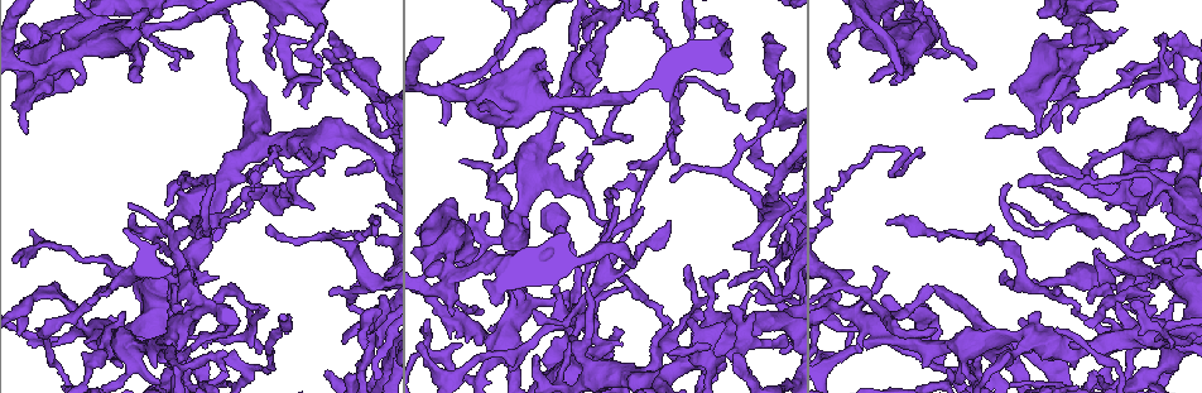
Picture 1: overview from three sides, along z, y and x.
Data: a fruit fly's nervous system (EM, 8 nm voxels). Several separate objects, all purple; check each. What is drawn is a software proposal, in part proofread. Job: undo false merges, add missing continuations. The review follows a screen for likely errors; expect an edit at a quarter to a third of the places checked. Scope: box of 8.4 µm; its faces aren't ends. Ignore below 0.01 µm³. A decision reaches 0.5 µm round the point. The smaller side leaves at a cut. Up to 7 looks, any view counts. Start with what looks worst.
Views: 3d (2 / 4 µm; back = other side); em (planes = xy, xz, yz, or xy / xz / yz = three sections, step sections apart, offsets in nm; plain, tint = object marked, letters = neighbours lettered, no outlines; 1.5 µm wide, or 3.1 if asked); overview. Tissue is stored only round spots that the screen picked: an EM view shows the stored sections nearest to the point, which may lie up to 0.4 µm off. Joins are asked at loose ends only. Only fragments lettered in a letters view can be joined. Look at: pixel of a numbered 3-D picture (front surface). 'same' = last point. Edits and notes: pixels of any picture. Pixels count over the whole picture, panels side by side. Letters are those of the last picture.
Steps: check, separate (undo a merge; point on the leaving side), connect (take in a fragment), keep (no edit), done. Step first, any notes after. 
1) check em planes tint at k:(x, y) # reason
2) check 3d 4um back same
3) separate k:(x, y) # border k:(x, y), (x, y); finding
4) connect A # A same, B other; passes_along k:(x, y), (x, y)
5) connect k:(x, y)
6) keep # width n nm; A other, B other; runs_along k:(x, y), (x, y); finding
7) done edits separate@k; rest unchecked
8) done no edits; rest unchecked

check em planes letters at 1:(37, 329) # branch stops here

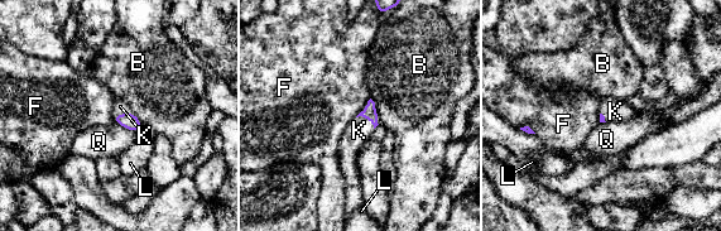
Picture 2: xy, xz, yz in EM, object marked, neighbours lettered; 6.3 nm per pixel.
connect K # longest_contact B 190 nm; B other, F other, K same, L other, Q other; passes_along 2:(369, 112), (366, 118), (359, 130); it goes on there

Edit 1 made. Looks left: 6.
check em xz step 4 tint at 1:(1165, 239) # branch stops here

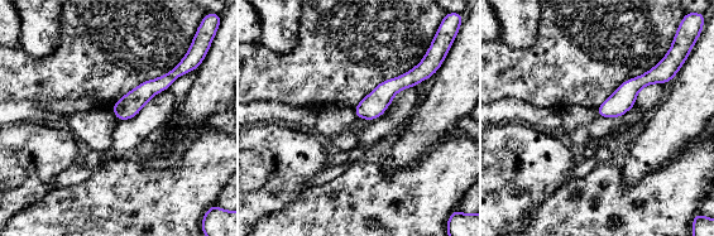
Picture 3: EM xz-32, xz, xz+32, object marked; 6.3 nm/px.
check em planes letters same # another direction

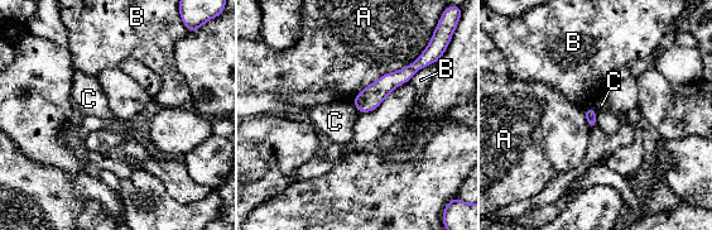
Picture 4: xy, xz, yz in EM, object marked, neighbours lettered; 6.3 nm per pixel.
keep # A other, B other, C other; border 4:(352, 102), (359, 113); none of them fits

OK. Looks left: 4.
check em planes plain at 1:(1102, 95) # tapers out

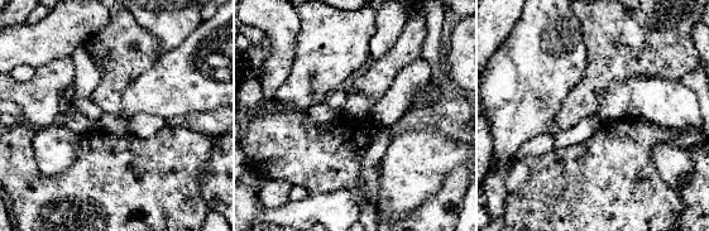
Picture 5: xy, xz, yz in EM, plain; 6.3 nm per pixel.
check em planes letters same # what lies round it

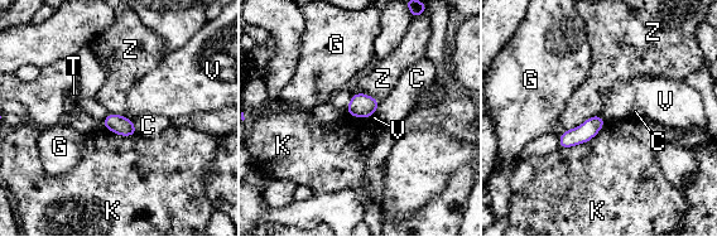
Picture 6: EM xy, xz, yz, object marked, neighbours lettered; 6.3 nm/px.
keep # longest_contact K 340 nm; C other, G other, K other, T other, V other, Z other; border 6:(597, 114), (567, 130); none of them fits

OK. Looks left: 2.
done edits connect@2; rest unchecked

